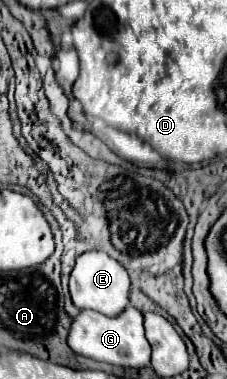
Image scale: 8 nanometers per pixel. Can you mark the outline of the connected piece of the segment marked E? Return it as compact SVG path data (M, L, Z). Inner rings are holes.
M83 252L77 262L75 268L71 272L69 278L69 292L73 298L73 304L81 310L97 310L105 316L117 316L125 306L129 306L129 274L127 270L113 260L111 256L107 256L105 252Z

